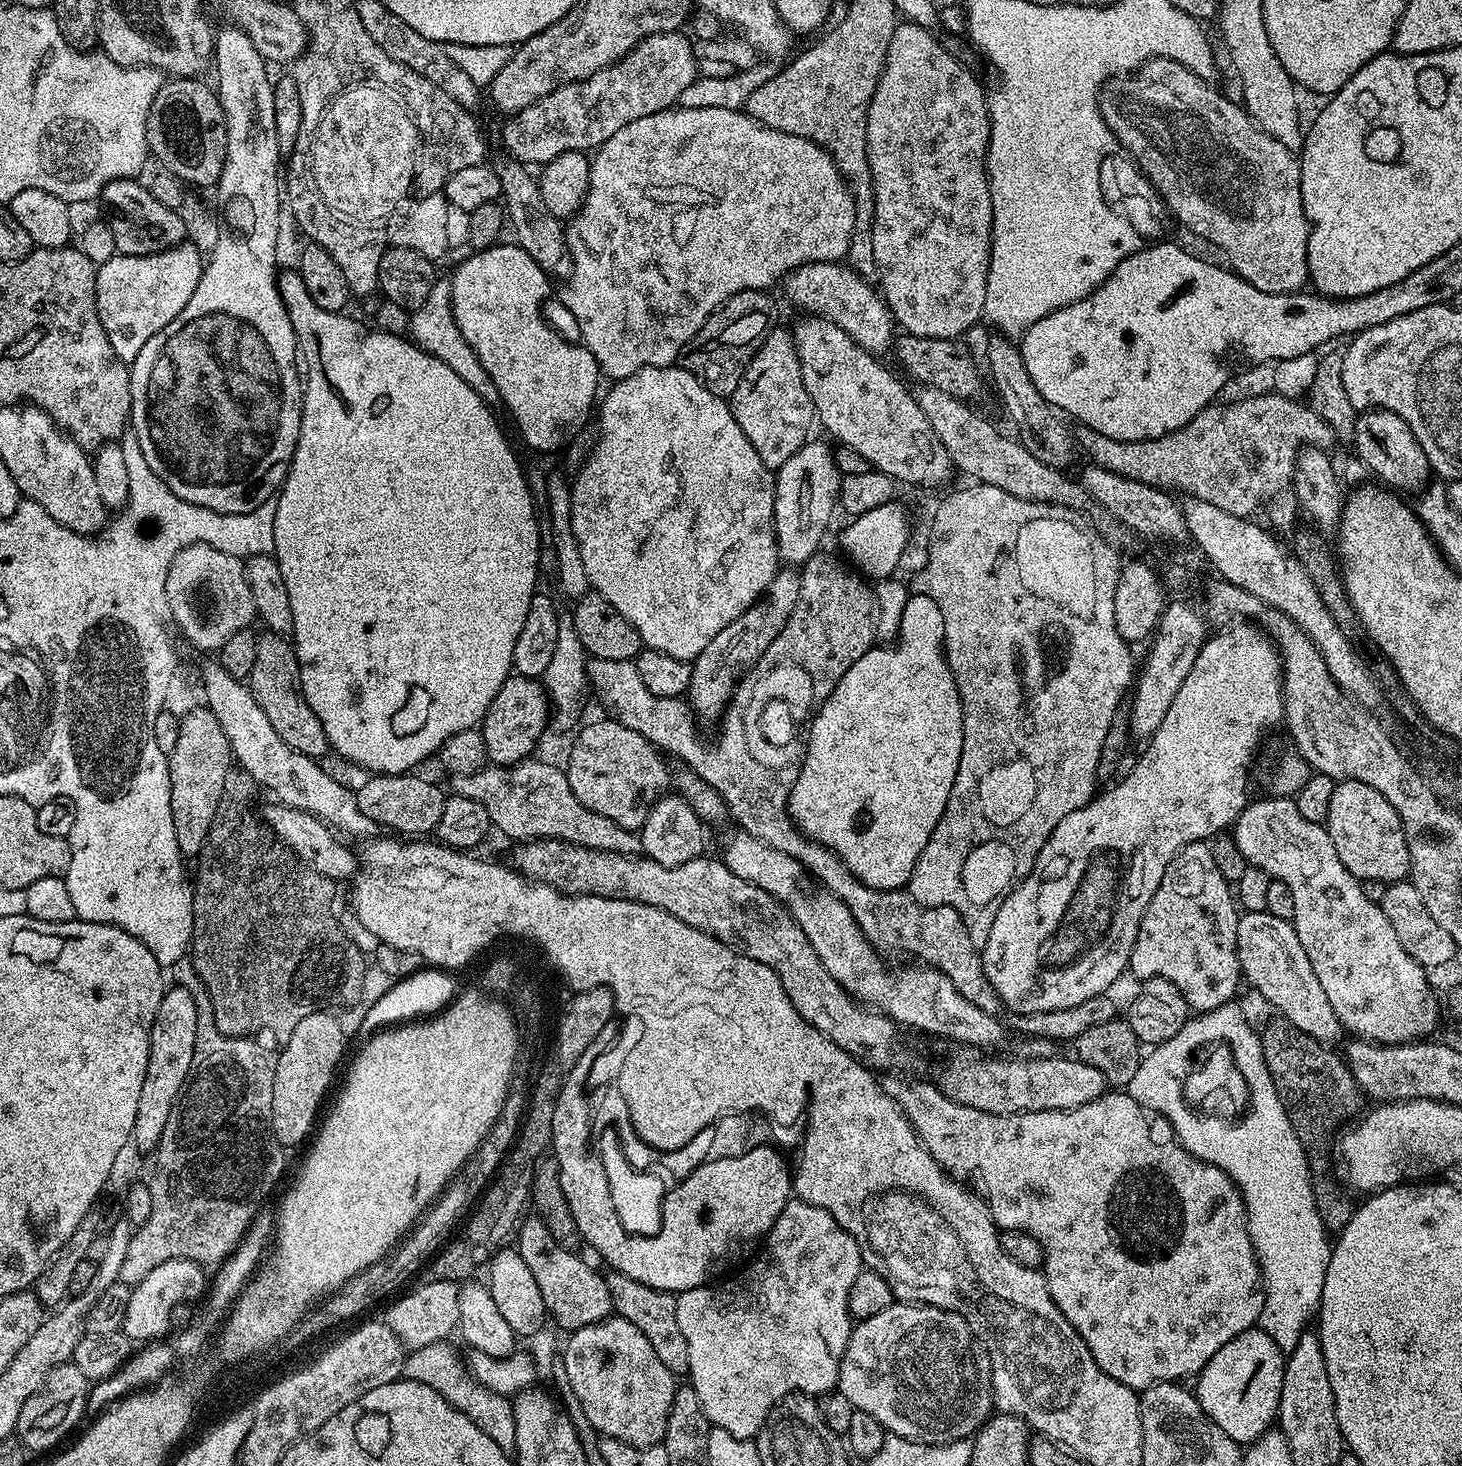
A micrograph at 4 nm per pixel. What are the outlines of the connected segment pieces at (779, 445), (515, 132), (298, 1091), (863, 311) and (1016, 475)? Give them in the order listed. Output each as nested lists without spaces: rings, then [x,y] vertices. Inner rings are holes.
[[[778,326],[766,342],[752,355],[752,361],[738,377],[736,388],[730,393],[730,407],[742,434],[758,450],[758,458],[766,467],[779,470],[805,447],[808,431],[814,426],[814,411],[810,394],[803,385],[799,356],[793,333]]]
[[[675,31],[644,37],[623,57],[624,64],[618,64],[614,72],[604,70],[604,74],[600,72],[600,76],[594,73],[588,79],[563,84],[530,107],[511,115],[505,119],[508,121],[502,128],[502,142],[507,150],[505,153],[526,166],[543,166],[564,152],[595,151],[623,127],[638,119],[671,109],[679,103],[682,92],[693,84],[698,75],[698,60],[697,57],[694,58],[691,39],[682,35],[684,34]]]
[[[320,1010],[314,1014],[313,1019],[308,1019],[307,1022],[301,1020],[300,1023],[291,1025],[290,1031],[292,1033],[289,1034],[284,1049],[276,1056],[272,1099],[272,1132],[280,1145],[288,1150],[295,1144],[302,1143],[304,1139],[309,1139],[317,1123],[316,1111],[332,1084],[332,1075],[346,1050],[339,1027],[327,1011]]]
[[[813,259],[788,273],[782,289],[788,295],[789,302],[801,308],[801,313],[836,323],[862,350],[881,354],[893,347],[898,325],[892,319],[892,311],[888,309],[883,295],[868,284],[871,283],[847,263]]]
[[[924,386],[919,391],[915,393],[917,404],[929,419],[937,439],[949,452],[953,469],[961,468],[966,475],[972,476],[968,478],[973,481],[998,486],[998,490],[1006,490],[1008,494],[1023,500],[1037,500],[1039,504],[1054,504],[1068,510],[1077,508],[1080,512],[1093,507],[1092,497],[1079,482],[1064,476],[1066,474],[1061,469],[1052,468],[1046,462],[1034,458],[1034,454],[1030,454],[1030,450],[1026,450],[1019,439],[999,432],[986,417],[979,416],[971,408],[971,403],[936,388]]]

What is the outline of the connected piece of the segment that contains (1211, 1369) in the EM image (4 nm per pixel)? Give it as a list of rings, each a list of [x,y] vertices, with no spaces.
[[[1259,1326],[1250,1328],[1242,1334],[1238,1334],[1238,1338],[1226,1342],[1226,1346],[1222,1346],[1222,1350],[1218,1350],[1218,1354],[1214,1354],[1214,1358],[1210,1358],[1210,1362],[1198,1373],[1194,1395],[1210,1419],[1216,1416],[1213,1421],[1218,1426],[1228,1424],[1228,1416],[1232,1416],[1232,1420],[1239,1420],[1241,1424],[1246,1420],[1251,1420],[1251,1425],[1255,1426],[1256,1408],[1260,1408],[1260,1416],[1268,1416],[1268,1408],[1272,1408],[1272,1404],[1280,1407],[1285,1359],[1285,1353],[1281,1352],[1280,1347],[1274,1342],[1274,1338],[1270,1338],[1270,1334],[1266,1334]]]

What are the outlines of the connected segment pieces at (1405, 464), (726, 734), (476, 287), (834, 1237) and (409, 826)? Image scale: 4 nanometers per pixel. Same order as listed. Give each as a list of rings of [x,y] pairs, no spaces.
[[[1369,408],[1361,411],[1358,416],[1360,417],[1352,428],[1352,444],[1356,447],[1355,459],[1359,460],[1371,475],[1373,472],[1380,479],[1377,481],[1393,489],[1423,489],[1429,483],[1430,469],[1422,446],[1418,446],[1418,438],[1414,438],[1414,430],[1410,430],[1410,426],[1406,426],[1406,422],[1398,418],[1398,414],[1385,408]]]
[[[817,552],[799,569],[800,593],[794,606],[794,614],[790,614],[786,626],[782,626],[778,638],[770,642],[756,665],[740,679],[719,721],[720,733],[717,734],[716,740],[704,740],[703,734],[696,729],[697,717],[681,697],[658,698],[651,693],[642,683],[633,661],[589,659],[588,683],[591,689],[596,690],[596,696],[604,707],[603,715],[607,719],[627,726],[629,730],[638,730],[642,738],[646,738],[663,753],[670,752],[677,756],[676,760],[681,765],[698,774],[702,781],[721,795],[727,815],[736,819],[740,823],[737,825],[743,831],[758,838],[758,842],[766,842],[766,846],[774,846],[774,850],[782,850],[782,854],[790,854],[790,858],[796,859],[807,875],[809,872],[821,884],[819,887],[825,893],[832,893],[840,902],[845,903],[846,910],[854,918],[857,928],[862,930],[868,943],[881,957],[917,956],[915,959],[921,965],[936,968],[944,974],[965,996],[966,1002],[973,1003],[986,1014],[995,1016],[1002,1008],[1000,996],[984,973],[981,949],[972,941],[967,928],[969,925],[958,910],[948,904],[942,904],[936,907],[935,911],[931,911],[928,906],[915,901],[907,890],[866,886],[842,863],[835,852],[831,852],[817,840],[809,840],[788,814],[788,799],[794,790],[794,782],[798,782],[806,747],[802,739],[802,728],[800,732],[800,723],[813,715],[808,709],[808,696],[812,696],[812,688],[808,688],[808,676],[832,676],[832,684],[837,687],[852,663],[862,658],[863,652],[874,645],[876,636],[873,589],[864,585],[865,581],[843,559],[835,560],[834,557],[827,556],[826,552]]]
[[[504,243],[473,251],[457,266],[456,273],[450,276],[452,313],[462,338],[478,354],[494,386],[498,386],[500,404],[508,407],[507,415],[522,416],[522,422],[526,422],[524,416],[530,414],[532,420],[526,422],[526,432],[528,428],[542,428],[538,434],[544,442],[535,451],[548,454],[555,448],[563,449],[583,426],[584,419],[591,412],[593,415],[594,400],[592,404],[580,387],[584,376],[597,375],[600,367],[583,343],[569,339],[560,344],[540,323],[537,305],[550,287],[550,277],[519,244]]]
[[[789,1199],[782,1214],[778,1214],[774,1226],[767,1234],[772,1238],[772,1260],[768,1260],[768,1264],[764,1264],[764,1272],[760,1272],[760,1276],[756,1276],[756,1272],[752,1272],[752,1276],[748,1276],[748,1280],[744,1280],[744,1284],[732,1284],[732,1288],[727,1288],[724,1283],[724,1292],[696,1292],[691,1288],[676,1296],[678,1330],[682,1330],[682,1334],[686,1338],[688,1353],[690,1353],[687,1375],[690,1377],[692,1389],[698,1394],[698,1402],[702,1402],[702,1410],[713,1429],[729,1432],[733,1438],[745,1441],[751,1441],[760,1433],[760,1428],[768,1420],[768,1415],[772,1413],[773,1408],[787,1396],[800,1393],[820,1398],[831,1393],[837,1387],[840,1378],[840,1363],[854,1327],[853,1318],[848,1313],[850,1288],[854,1286],[854,1278],[858,1278],[858,1274],[862,1271],[862,1257],[856,1239],[842,1226],[838,1226],[838,1222],[829,1212],[805,1200]]]
[[[418,774],[396,776],[369,775],[365,785],[355,789],[358,810],[370,818],[381,829],[389,828],[389,833],[409,832],[409,837],[420,838],[423,832],[435,833],[446,808],[446,792],[436,784],[423,780]]]

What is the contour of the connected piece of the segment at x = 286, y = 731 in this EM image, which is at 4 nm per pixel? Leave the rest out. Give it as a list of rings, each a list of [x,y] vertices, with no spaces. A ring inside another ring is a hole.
[[[271,630],[265,631],[265,633],[265,636],[261,635],[257,639],[254,666],[246,679],[246,683],[251,688],[258,706],[262,706],[262,714],[266,714],[266,718],[270,718],[270,726],[274,726],[274,731],[278,733],[278,738],[282,738],[282,742],[286,742],[286,746],[290,746],[294,750],[313,758],[324,758],[320,756],[329,755],[330,745],[326,738],[326,730],[322,730],[322,722],[318,722],[314,710],[310,710],[310,706],[300,689],[300,664],[296,660],[295,647],[289,641],[287,644],[284,641],[287,639],[283,635]]]

